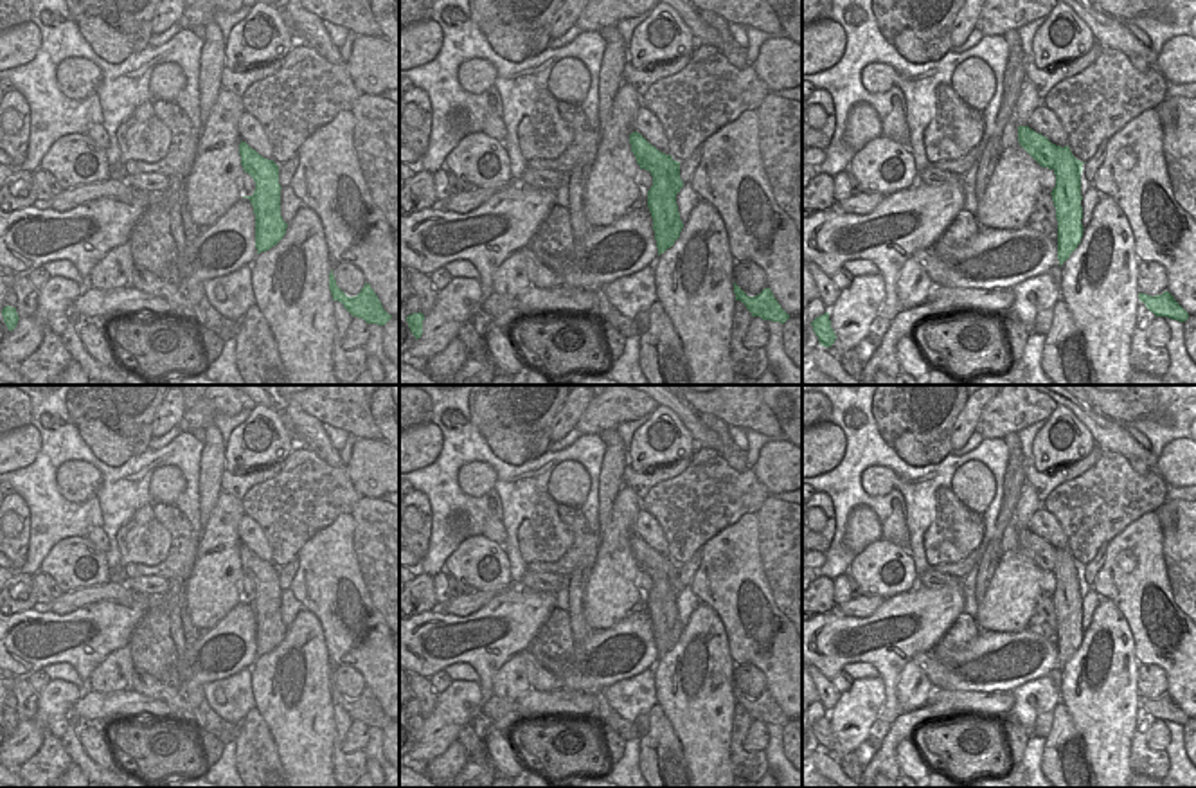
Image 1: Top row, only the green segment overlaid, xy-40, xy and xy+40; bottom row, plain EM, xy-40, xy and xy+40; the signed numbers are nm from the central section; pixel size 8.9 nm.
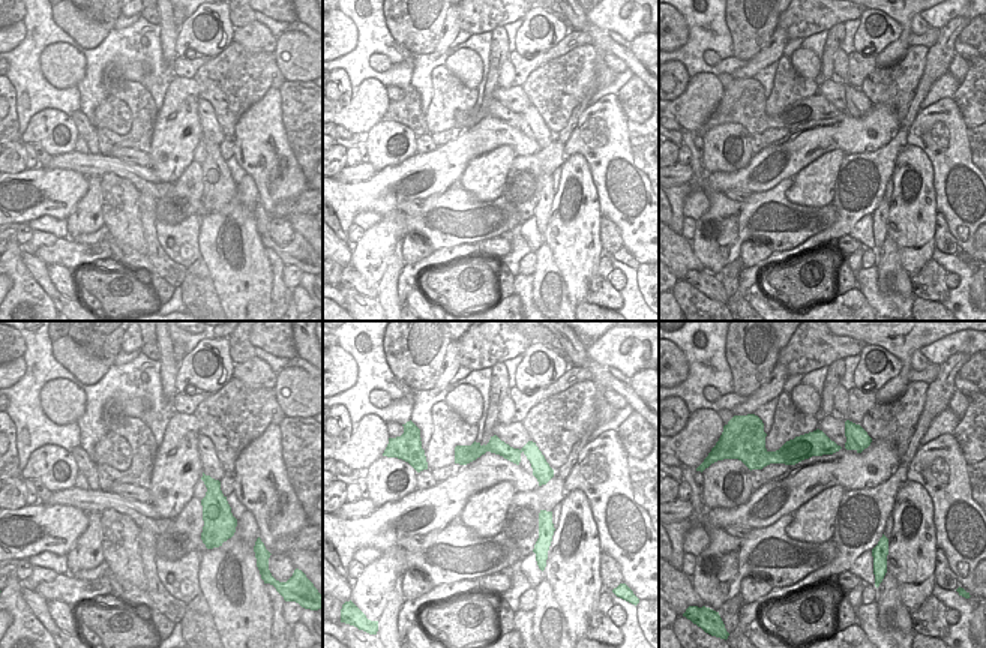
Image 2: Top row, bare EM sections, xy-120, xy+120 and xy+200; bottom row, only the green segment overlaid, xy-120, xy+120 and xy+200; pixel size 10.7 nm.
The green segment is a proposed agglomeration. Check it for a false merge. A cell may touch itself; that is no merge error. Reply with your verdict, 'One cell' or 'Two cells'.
Two cells.

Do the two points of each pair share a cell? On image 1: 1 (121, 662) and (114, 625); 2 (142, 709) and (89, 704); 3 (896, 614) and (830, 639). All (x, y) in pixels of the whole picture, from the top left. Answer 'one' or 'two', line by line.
1: two
2: one
3: one

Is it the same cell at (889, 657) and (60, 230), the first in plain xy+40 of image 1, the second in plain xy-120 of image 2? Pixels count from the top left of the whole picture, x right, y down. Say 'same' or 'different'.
different

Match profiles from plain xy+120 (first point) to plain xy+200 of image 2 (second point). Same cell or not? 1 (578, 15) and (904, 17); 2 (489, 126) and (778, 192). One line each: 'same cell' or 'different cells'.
1: different cells
2: different cells

